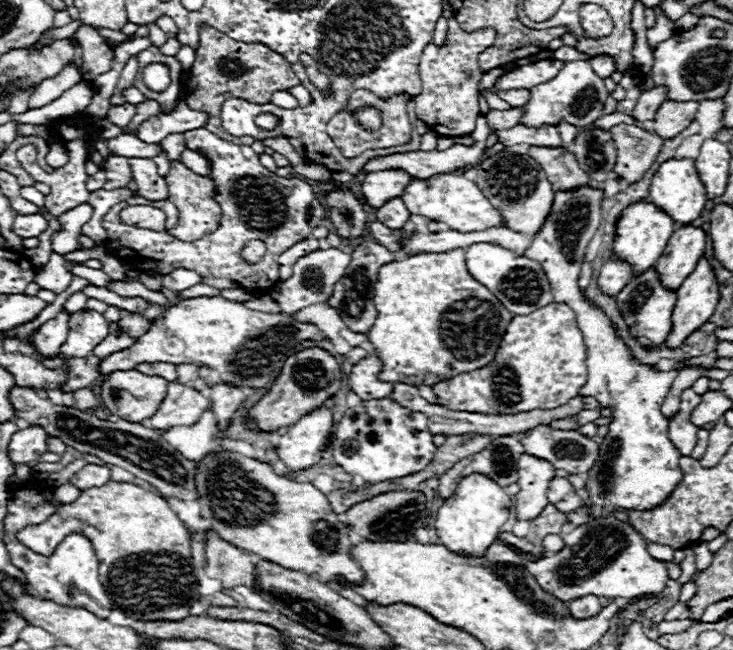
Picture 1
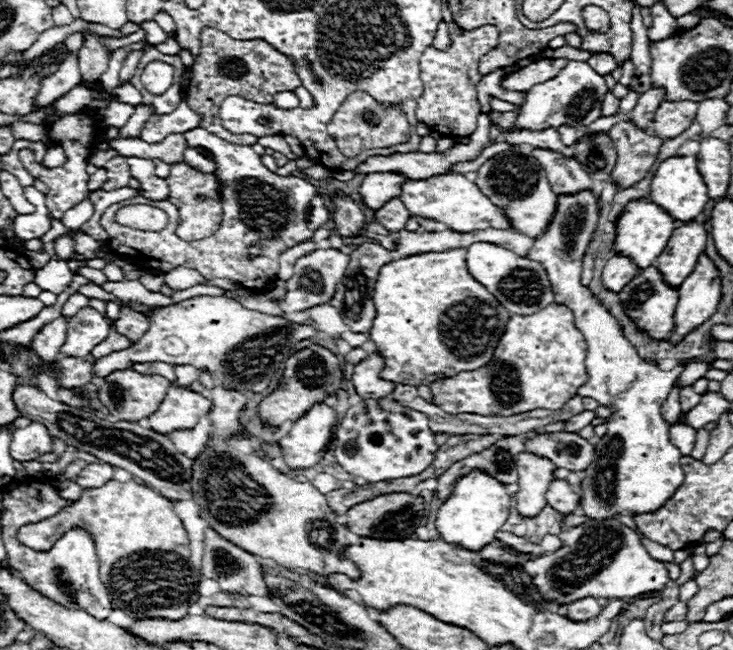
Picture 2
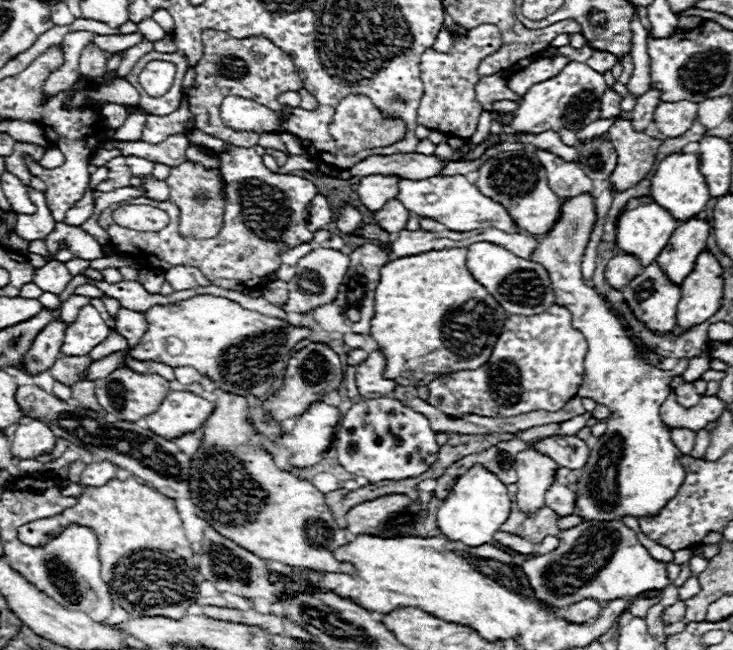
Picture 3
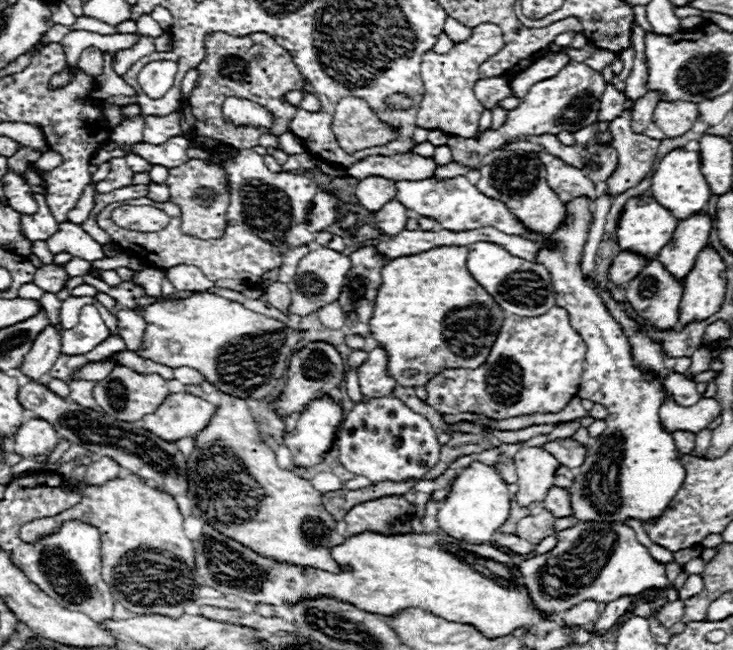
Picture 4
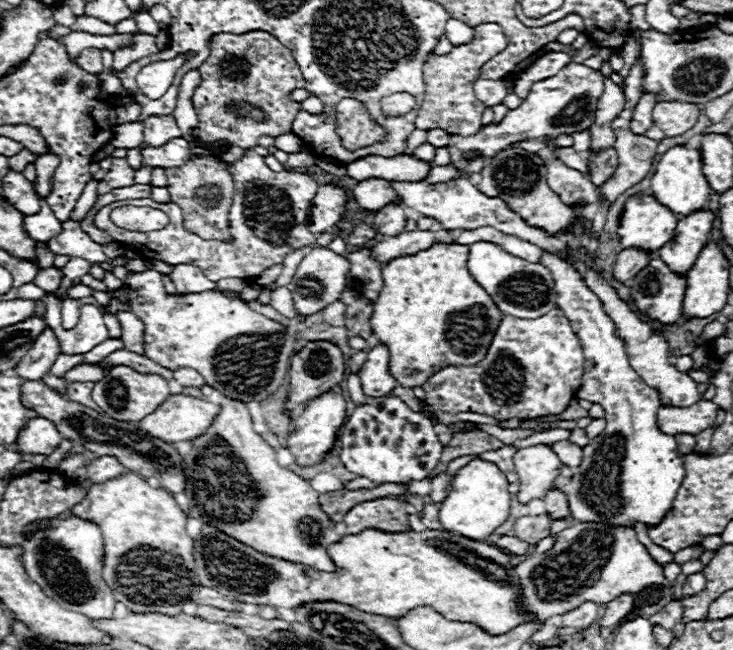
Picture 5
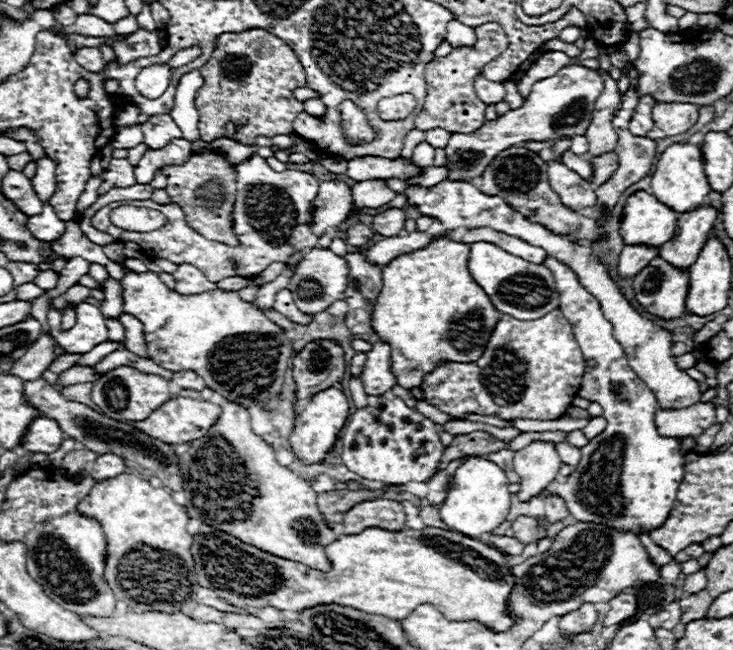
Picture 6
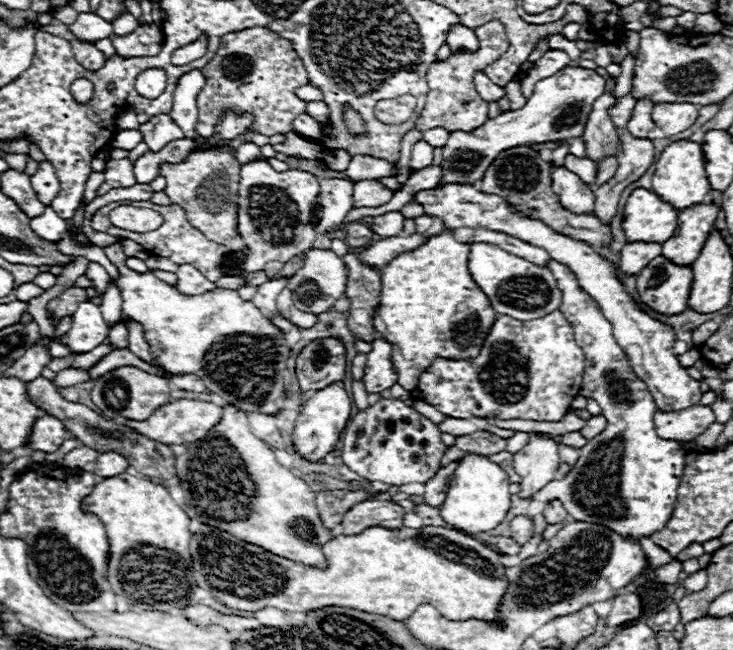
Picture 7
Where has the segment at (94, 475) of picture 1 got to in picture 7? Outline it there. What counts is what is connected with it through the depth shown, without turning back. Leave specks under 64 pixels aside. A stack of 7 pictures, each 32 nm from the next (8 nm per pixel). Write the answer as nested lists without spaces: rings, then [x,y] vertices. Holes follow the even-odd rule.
[[[106,452],[106,454],[100,454],[96,458],[96,462],[92,464],[92,472],[100,478],[112,478],[116,474],[122,474],[124,470],[128,468],[128,462],[116,454],[116,452]]]

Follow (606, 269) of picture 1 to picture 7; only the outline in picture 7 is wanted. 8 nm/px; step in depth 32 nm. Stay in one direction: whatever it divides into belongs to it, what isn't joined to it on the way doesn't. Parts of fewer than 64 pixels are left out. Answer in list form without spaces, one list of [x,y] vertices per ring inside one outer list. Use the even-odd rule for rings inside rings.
[[[626,244],[620,252],[620,270],[628,276],[636,276],[650,260],[660,256],[662,244]]]

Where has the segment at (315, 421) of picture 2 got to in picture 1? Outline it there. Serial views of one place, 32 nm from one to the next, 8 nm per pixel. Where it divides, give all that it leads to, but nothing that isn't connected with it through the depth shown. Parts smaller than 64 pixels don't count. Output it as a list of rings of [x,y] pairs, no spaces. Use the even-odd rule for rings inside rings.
[[[320,406],[312,410],[312,414],[300,418],[282,436],[276,448],[278,458],[290,468],[290,472],[310,468],[322,458],[330,432],[332,432],[332,412]]]

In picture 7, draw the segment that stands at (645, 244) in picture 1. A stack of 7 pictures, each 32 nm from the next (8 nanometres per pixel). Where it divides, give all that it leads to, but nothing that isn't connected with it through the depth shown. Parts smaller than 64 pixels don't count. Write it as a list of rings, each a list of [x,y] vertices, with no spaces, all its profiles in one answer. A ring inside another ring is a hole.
[[[644,188],[634,190],[624,206],[622,230],[626,242],[666,242],[676,230],[678,212],[660,202],[656,194]]]

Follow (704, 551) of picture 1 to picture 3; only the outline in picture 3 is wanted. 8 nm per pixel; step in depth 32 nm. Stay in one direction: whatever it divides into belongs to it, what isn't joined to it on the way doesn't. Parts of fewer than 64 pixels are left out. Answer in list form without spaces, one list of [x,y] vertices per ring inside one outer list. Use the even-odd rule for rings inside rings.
[[[698,546],[698,548],[696,548],[696,556],[690,560],[692,574],[696,574],[696,576],[698,576],[706,566],[708,566],[708,560],[704,558],[704,550],[702,550],[702,546]]]

